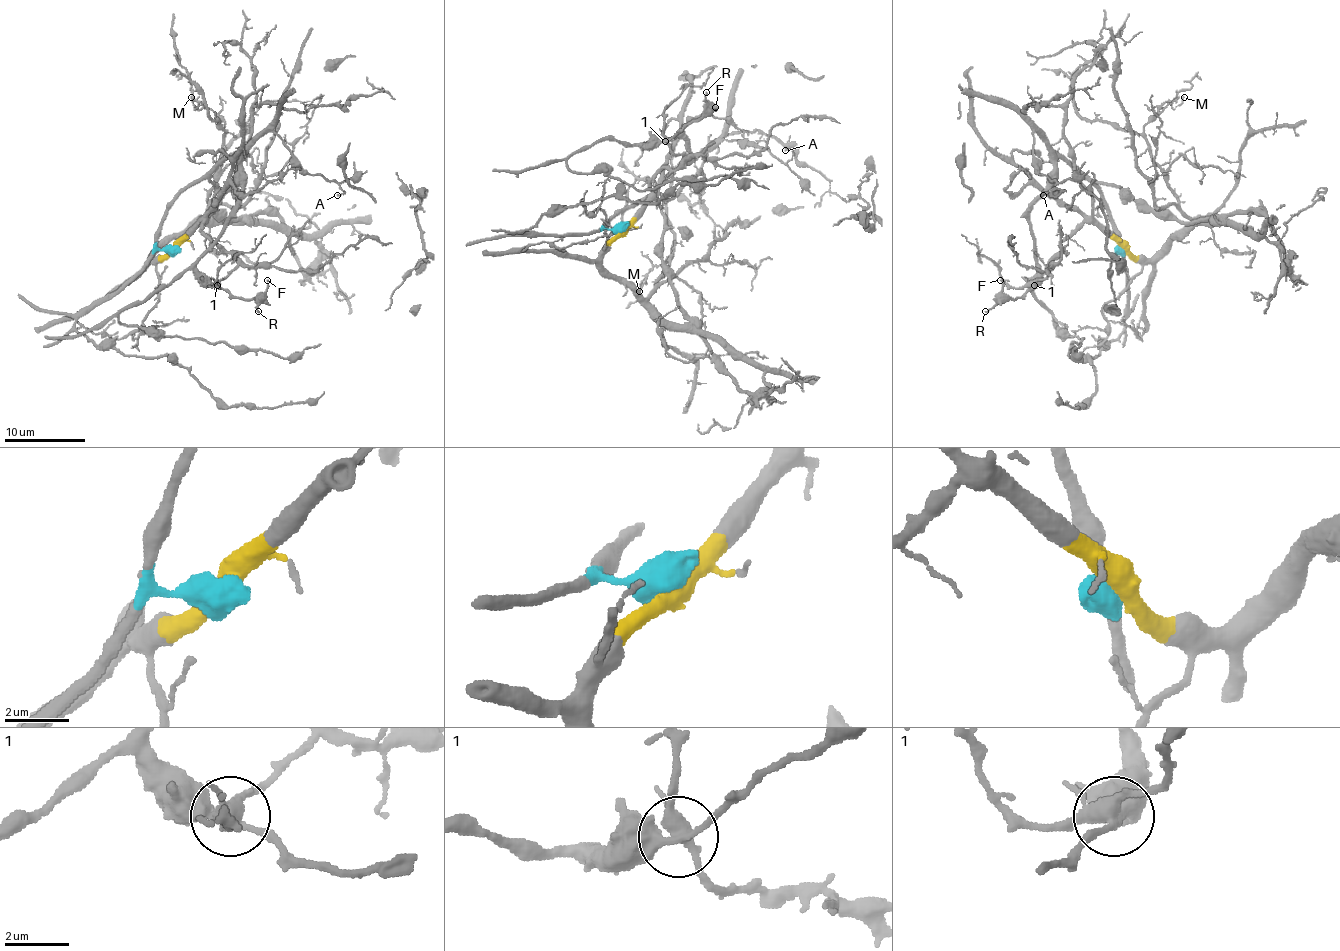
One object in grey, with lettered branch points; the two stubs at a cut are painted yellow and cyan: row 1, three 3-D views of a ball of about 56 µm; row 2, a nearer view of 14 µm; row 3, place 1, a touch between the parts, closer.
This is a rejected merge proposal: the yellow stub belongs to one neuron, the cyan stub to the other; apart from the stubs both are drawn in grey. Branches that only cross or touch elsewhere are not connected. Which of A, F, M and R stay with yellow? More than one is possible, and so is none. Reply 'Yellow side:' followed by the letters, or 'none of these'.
Yellow side: M

